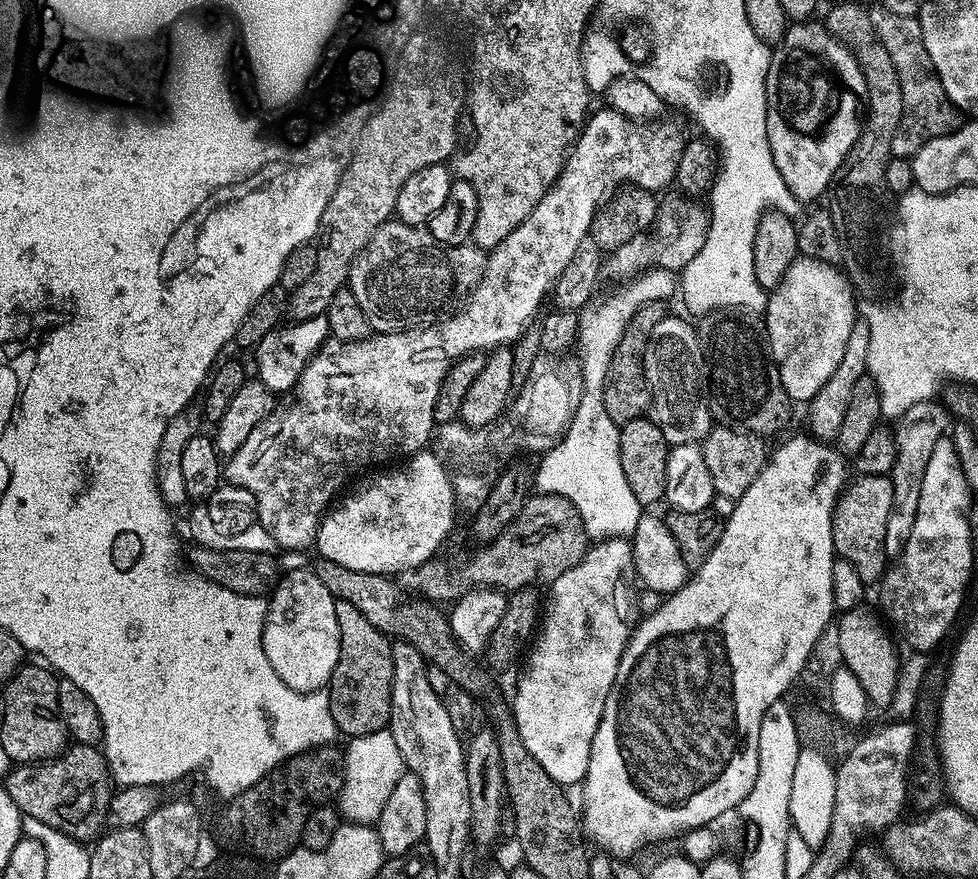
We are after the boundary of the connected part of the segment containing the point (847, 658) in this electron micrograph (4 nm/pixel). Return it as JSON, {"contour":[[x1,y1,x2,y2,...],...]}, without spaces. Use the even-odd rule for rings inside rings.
{"contour":[[859,604,850,611,841,613,838,626,838,650,843,665,848,668,862,685,869,703,876,709,889,709,893,700,897,678,901,666,900,655,888,634,889,629,881,615,873,608],[888,631,888,632,887,632]]}

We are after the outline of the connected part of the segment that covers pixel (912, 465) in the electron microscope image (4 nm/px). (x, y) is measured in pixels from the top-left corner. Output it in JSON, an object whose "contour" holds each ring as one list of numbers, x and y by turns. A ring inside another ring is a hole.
{"contour":[[935,399,918,402,918,406,910,406,904,416,899,417,895,427,897,442,897,458,890,473,894,502,890,510,890,518,886,522,885,553,889,557,899,557,906,546,906,538,910,538,910,530,914,530,914,518,918,518,918,497,922,494,922,477,926,474,926,462,930,462,930,454,934,454,934,446,945,439,950,428,950,413,943,403]]}

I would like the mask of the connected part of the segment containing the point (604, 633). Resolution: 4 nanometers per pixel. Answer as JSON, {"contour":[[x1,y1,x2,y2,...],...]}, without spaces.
{"contour":[[624,538,593,543,578,566,570,566,566,574,552,581,550,591,542,612,542,627,527,653,528,665,516,684,516,697,511,697,510,703,518,734,522,734,526,750,534,754,542,770,546,770,554,782,579,785,588,772,594,734,634,627,632,612,634,616,638,608,638,579,631,543]]}

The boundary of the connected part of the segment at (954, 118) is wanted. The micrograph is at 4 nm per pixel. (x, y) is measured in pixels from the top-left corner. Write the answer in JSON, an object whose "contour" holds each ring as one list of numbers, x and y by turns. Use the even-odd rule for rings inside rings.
{"contour":[[880,4,871,5,868,8,868,17,882,46,886,46,886,54,890,54,890,62,894,62,894,70,898,74,898,86,902,86,902,118,892,139,892,154,893,157,911,158,931,140,942,138,951,132,957,132,962,123,962,113,959,108,954,106,954,102,950,102,950,98,934,70,934,62,930,62,930,54,926,54,919,19,915,15,907,16,904,12,883,8]]}

